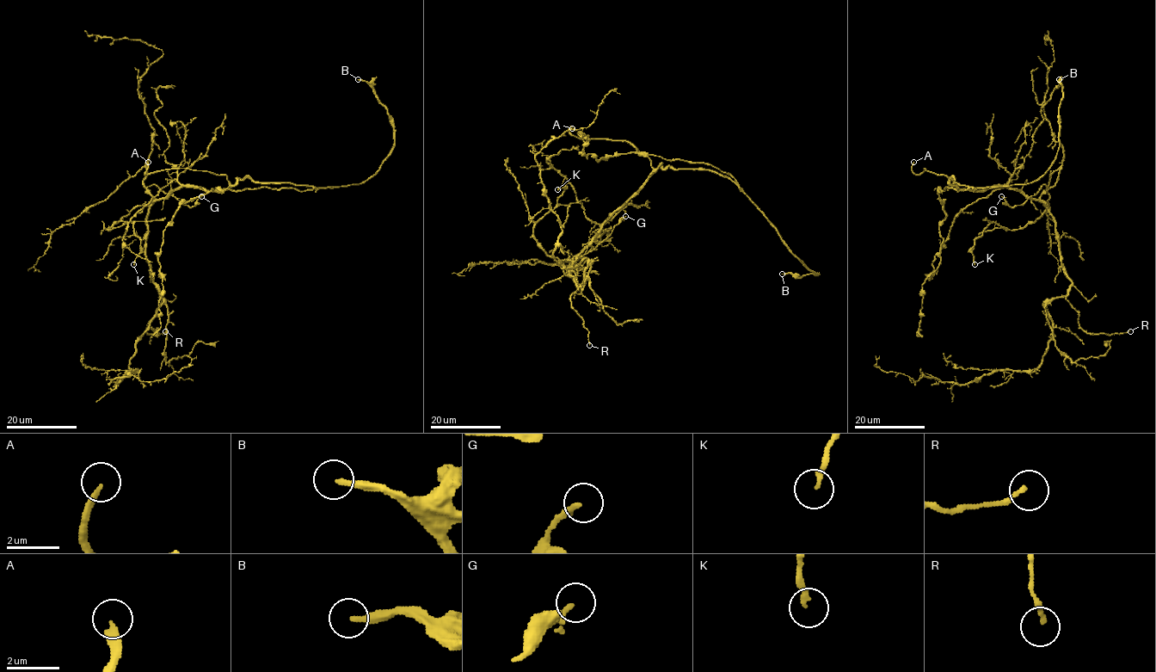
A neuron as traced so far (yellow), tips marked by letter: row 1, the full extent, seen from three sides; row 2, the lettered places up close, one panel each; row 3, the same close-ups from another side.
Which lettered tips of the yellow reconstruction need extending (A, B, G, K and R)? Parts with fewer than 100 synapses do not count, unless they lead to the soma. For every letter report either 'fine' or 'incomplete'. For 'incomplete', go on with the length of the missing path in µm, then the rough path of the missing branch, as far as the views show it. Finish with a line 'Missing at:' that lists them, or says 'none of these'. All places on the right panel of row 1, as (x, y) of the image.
A: incomplete; about 15 µm are missing; missing branch runs (913, 162), (918, 157), (911, 162), (901, 162), (899, 159), (901, 157)
B: incomplete; about 200 µm are missing; missing branch runs (1059, 79), (1024, 59), (999, 87), (974, 160), (976, 172), (1018, 188), (1024, 202), (1039, 119)
G: fine
K: fine
R: fine
Missing at: A, B

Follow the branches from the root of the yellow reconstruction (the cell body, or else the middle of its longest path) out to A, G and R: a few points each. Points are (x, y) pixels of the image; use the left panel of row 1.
A: (174, 190), (183, 187), (225, 190), (229, 182), (225, 175), (185, 168), (144, 174), (148, 162)
G: (174, 190), (163, 198), (156, 199), (147, 188), (156, 185), (189, 206), (193, 206), (201, 196)
R: (174, 190), (156, 199), (147, 217), (146, 260), (161, 299), (147, 332), (160, 335), (165, 331)

